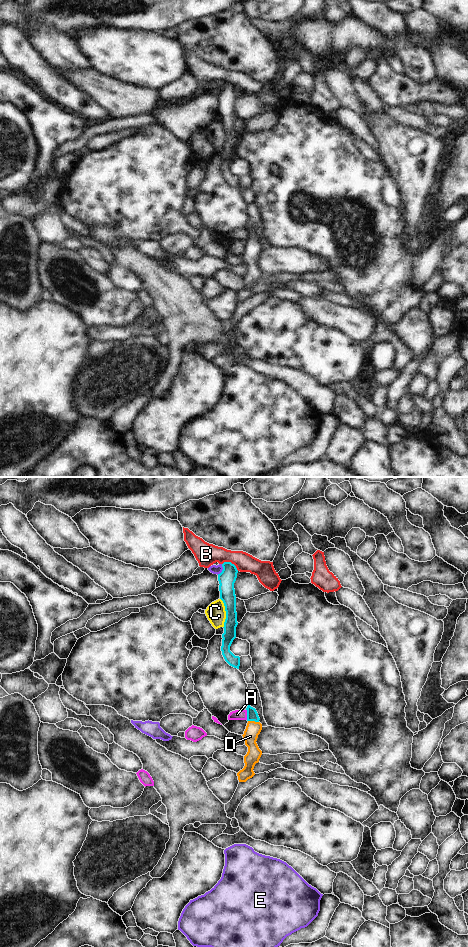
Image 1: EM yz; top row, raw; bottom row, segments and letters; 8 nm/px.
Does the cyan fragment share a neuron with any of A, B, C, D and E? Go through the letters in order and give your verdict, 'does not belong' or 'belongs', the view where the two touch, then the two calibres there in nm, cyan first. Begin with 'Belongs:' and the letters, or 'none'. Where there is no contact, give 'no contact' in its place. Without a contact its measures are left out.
Belongs: D
A: does not belong; contact in yz; calibres 90 and 80 nm
B: does not belong; contact in yz; calibres 140 and 180 nm
C: does not belong; contact in yz; calibres 130 and 160 nm
D: belongs; contact in yz; calibres 90 and 120 nm
E: does not belong; contact in yz; calibres 140 and 70 nm

